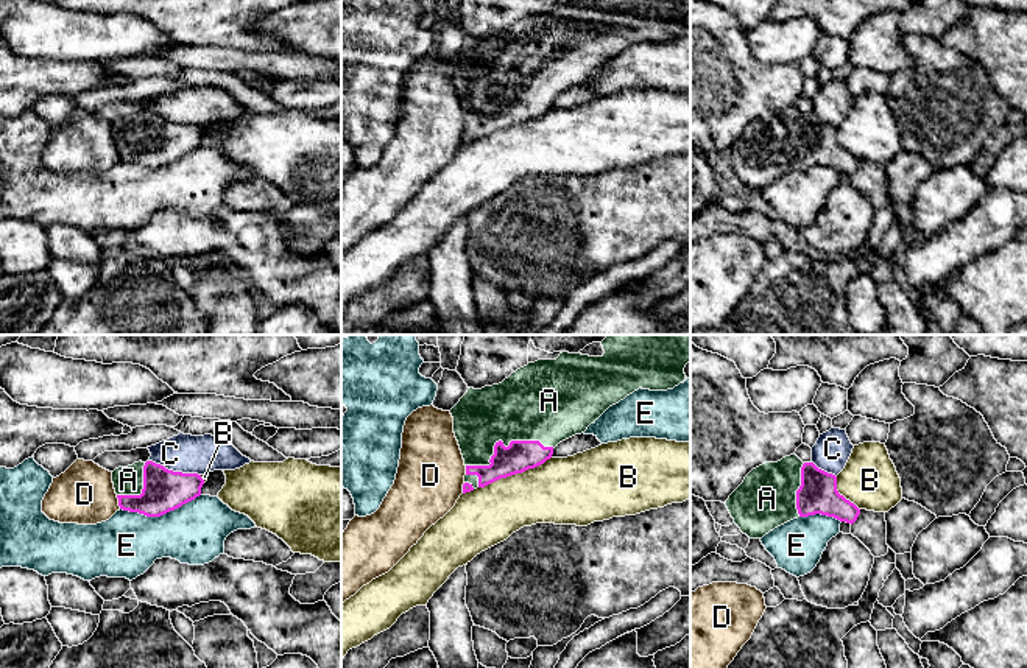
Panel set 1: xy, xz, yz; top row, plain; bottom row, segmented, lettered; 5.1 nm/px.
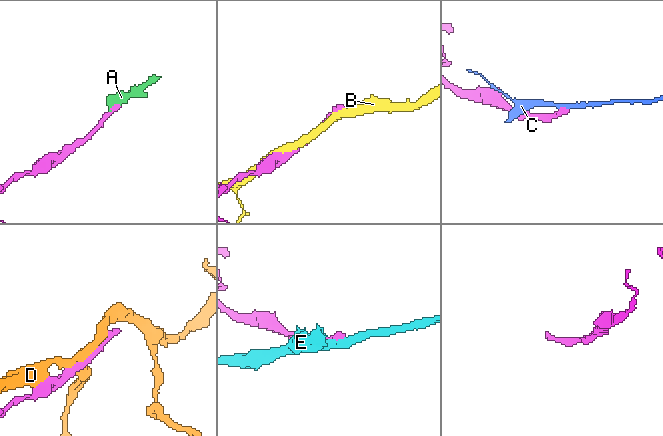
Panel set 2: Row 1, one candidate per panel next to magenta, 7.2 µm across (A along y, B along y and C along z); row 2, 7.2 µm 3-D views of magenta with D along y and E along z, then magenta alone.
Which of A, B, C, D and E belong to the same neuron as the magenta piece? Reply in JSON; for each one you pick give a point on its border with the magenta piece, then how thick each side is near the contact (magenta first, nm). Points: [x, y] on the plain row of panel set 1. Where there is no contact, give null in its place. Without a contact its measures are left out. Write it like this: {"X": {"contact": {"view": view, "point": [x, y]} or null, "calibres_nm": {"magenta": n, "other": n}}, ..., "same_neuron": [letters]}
{"A": {"contact": {"view": "xz", "point": [502, 95]}, "calibres_nm": {"magenta": 160, "other": 360}}, "same_neuron": ["A"]}

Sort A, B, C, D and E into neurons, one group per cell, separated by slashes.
A / B / C / D / E

